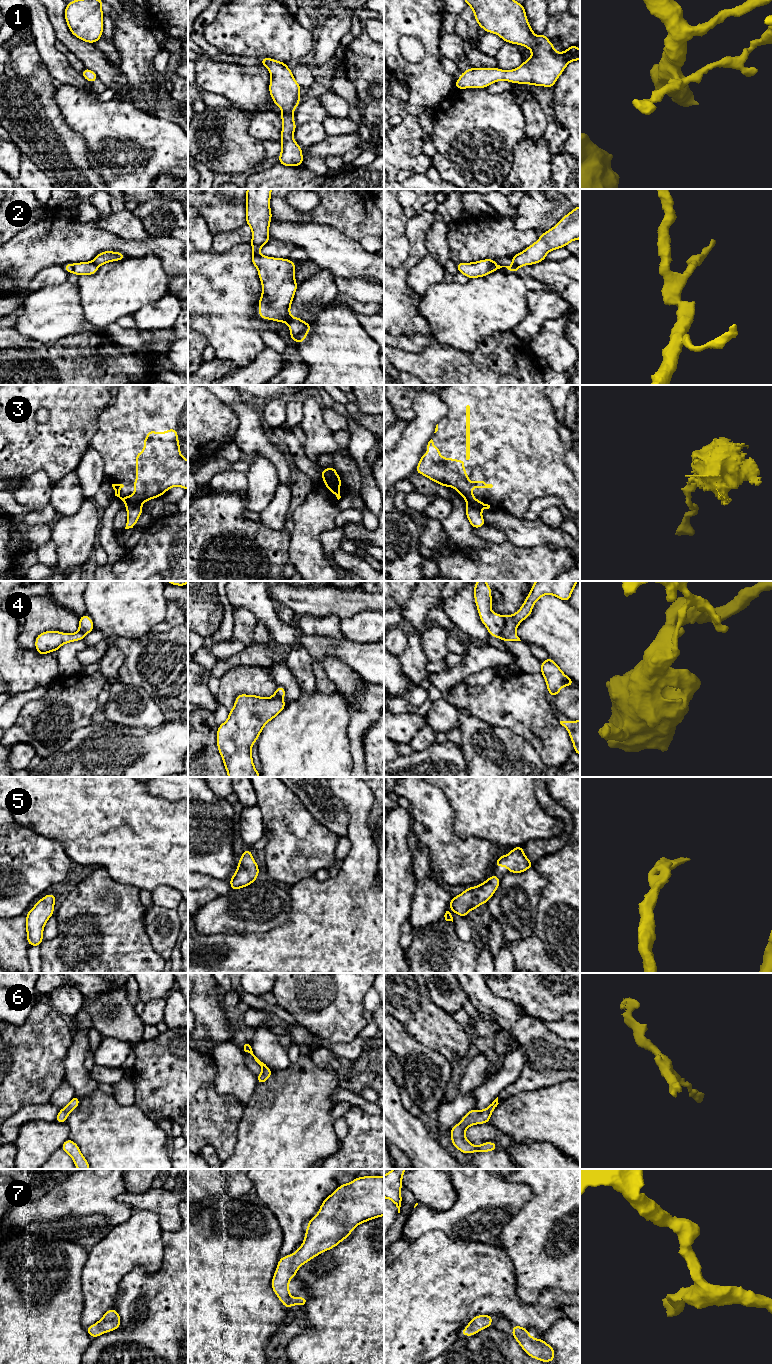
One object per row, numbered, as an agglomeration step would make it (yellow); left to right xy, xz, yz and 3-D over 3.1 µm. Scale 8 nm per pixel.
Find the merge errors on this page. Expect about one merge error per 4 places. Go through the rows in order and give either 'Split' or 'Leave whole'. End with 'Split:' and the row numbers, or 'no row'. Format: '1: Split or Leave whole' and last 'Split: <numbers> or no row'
1: Leave whole
2: Split
3: Split
4: Split
5: Leave whole
6: Leave whole
7: Leave whole
Split: 2, 3, 4

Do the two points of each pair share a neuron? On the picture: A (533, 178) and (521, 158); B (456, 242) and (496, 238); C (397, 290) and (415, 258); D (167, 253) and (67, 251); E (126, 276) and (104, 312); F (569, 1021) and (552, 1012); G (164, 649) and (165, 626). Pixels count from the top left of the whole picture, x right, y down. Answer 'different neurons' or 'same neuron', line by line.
A: same neuron
B: same neuron
C: same neuron
D: same neuron
E: same neuron
F: different neurons
G: different neurons

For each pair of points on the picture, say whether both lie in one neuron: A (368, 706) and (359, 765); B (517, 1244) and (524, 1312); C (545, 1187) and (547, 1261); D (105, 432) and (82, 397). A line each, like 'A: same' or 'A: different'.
A: same
B: different
C: same
D: different

